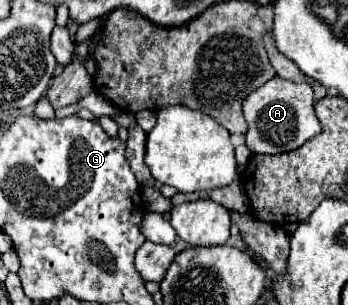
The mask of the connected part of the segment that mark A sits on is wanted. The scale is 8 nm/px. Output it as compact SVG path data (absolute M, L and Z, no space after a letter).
M274 76L244 100L244 118L248 122L246 146L254 154L282 154L300 148L304 142L322 132L314 114L314 92L308 82L284 80Z

